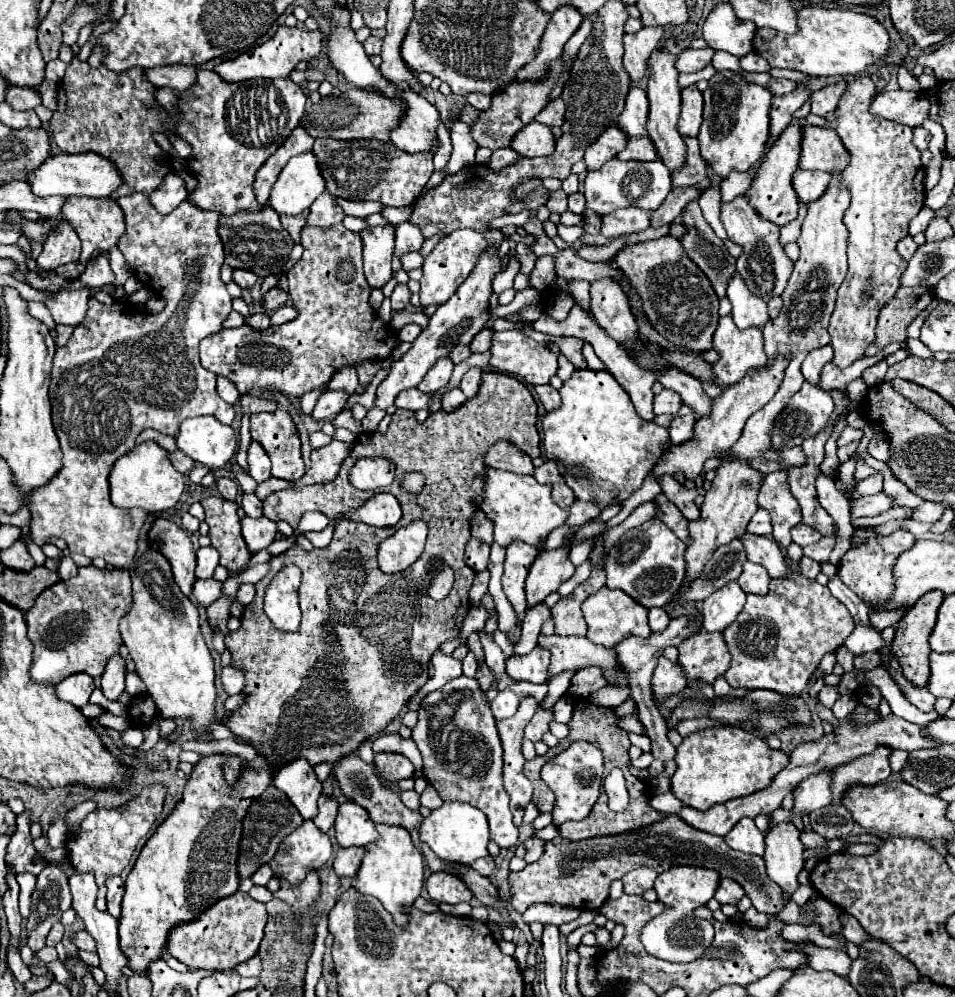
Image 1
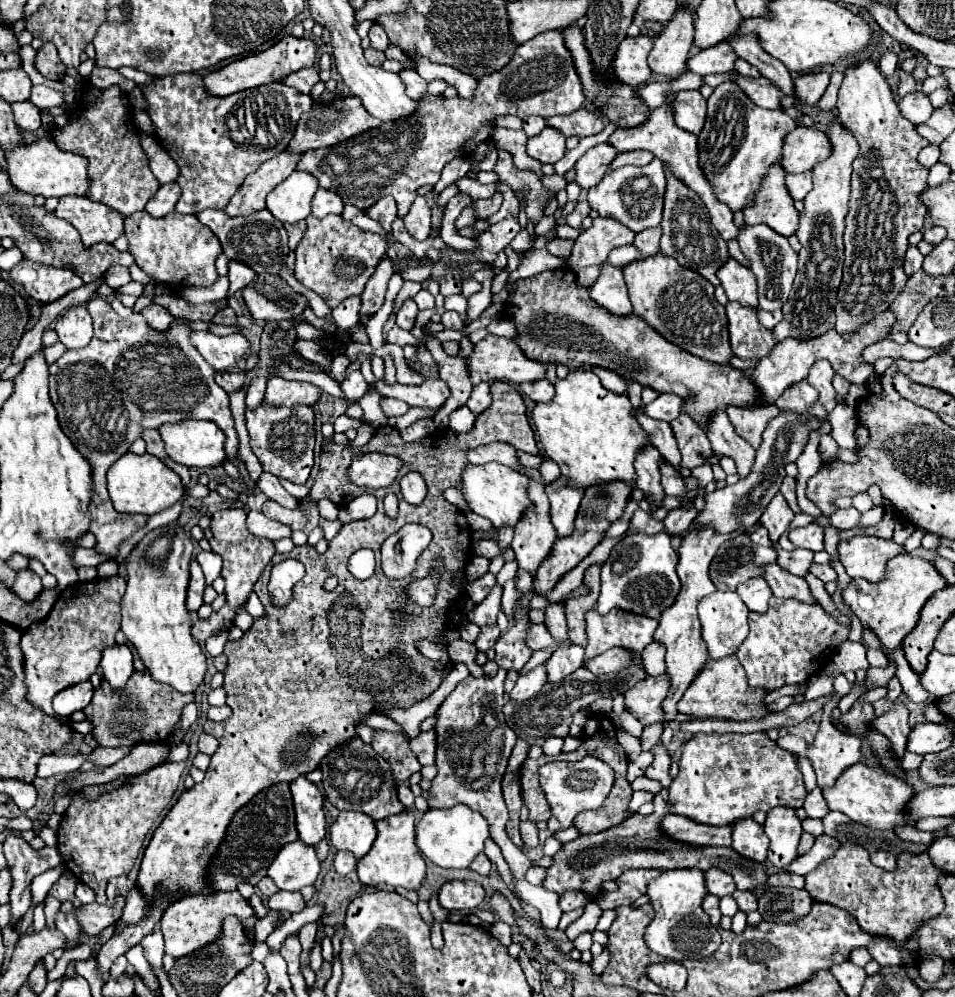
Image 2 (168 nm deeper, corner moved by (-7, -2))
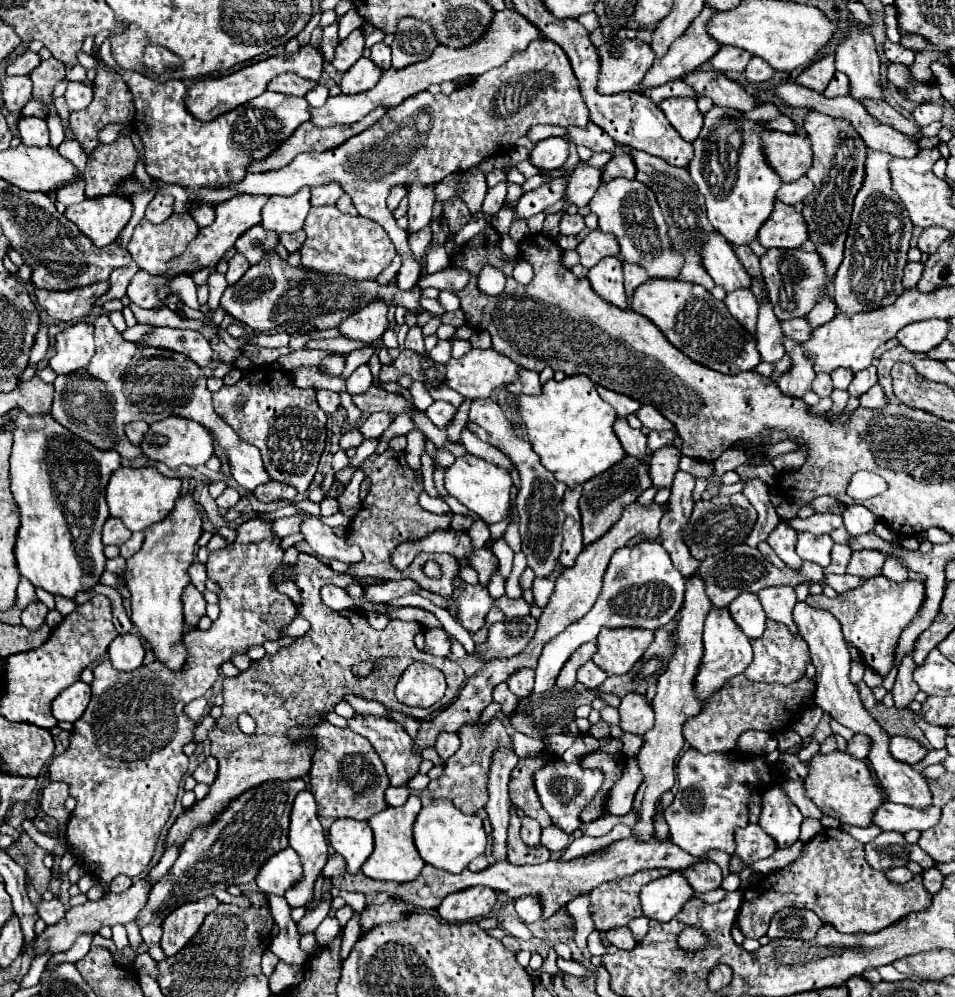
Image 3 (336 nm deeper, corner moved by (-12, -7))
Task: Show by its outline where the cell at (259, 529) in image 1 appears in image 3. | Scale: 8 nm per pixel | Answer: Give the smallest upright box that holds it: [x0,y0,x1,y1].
[273,516,301,538]

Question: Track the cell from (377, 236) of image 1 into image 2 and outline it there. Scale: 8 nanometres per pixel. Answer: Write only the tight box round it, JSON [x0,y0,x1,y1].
[360,257,392,317]

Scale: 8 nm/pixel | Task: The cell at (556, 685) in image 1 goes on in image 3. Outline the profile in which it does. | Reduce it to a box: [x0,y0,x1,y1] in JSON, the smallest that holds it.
[593,628,654,676]

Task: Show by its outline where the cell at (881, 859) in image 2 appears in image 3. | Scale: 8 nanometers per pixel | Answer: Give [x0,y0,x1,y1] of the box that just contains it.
[885,866,913,884]

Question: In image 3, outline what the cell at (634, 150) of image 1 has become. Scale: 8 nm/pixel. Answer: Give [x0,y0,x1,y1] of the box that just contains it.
[603,154,637,182]

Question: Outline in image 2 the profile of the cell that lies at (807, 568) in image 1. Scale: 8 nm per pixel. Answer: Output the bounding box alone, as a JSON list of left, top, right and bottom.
[810,563,836,583]

